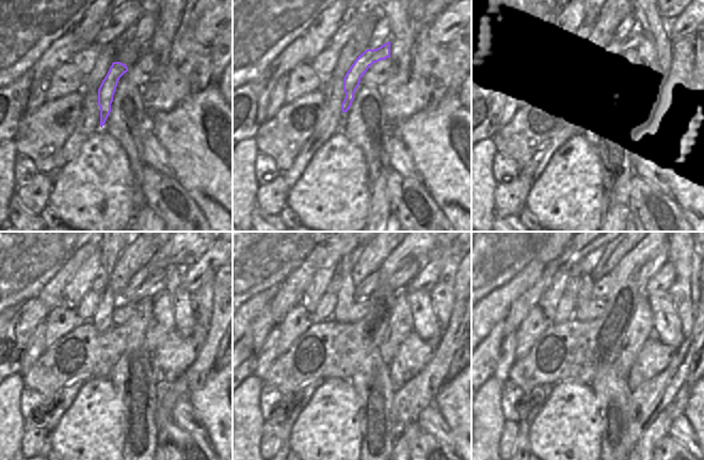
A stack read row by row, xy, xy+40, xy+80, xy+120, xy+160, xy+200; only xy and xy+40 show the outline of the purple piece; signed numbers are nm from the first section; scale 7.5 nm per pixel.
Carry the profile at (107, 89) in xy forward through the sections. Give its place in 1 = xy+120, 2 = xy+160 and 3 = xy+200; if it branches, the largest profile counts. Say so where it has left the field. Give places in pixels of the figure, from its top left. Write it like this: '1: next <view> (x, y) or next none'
1: next xy+120 (156, 282)
2: next xy+160 (399, 281)
3: next xy+200 (649, 269)

